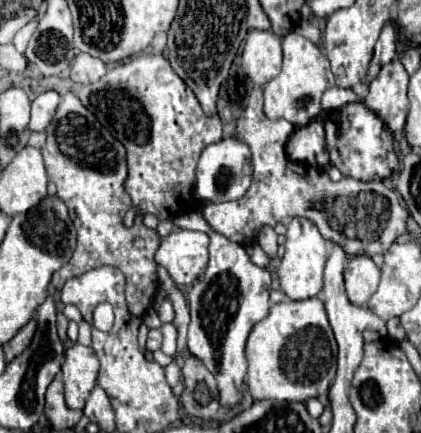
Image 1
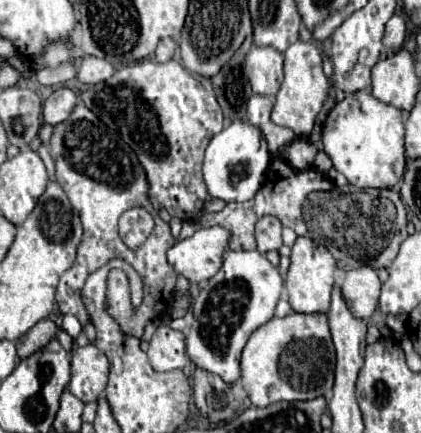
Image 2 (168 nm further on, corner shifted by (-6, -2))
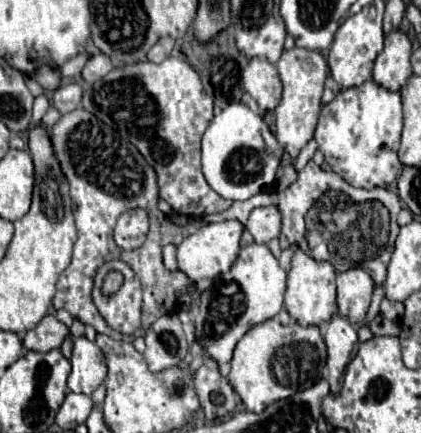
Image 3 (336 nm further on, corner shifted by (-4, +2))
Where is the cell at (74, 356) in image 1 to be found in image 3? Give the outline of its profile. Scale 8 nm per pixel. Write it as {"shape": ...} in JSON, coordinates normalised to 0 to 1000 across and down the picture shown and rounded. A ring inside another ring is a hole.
{"shape":[[[207,778],[178,783],[169,843],[173,857],[164,866],[164,898],[173,908],[216,912],[254,866],[254,838],[245,811],[230,801],[230,792],[211,788]]]}

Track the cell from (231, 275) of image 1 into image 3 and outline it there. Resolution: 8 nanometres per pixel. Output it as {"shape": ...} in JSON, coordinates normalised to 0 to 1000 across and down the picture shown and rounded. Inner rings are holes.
{"shape":[[[596,561],[572,575],[563,607],[539,635],[525,635],[506,672],[477,677],[473,727],[463,737],[468,788],[520,838],[544,838],[558,792],[606,751],[648,737],[672,709],[682,630],[663,617],[634,566]]]}

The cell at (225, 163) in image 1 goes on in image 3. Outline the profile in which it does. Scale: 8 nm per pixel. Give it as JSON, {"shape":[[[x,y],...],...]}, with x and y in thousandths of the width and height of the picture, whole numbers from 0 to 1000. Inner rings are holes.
{"shape":[[[544,238],[530,261],[515,261],[477,326],[482,404],[506,441],[549,464],[591,460],[648,427],[667,358],[672,349],[625,270],[596,256],[582,238]]]}

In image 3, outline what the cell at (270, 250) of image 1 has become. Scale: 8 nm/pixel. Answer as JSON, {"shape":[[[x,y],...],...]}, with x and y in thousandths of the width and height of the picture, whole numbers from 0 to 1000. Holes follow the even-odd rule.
{"shape":[[[648,473],[601,483],[582,524],[610,561],[639,561],[667,533],[667,492]]]}

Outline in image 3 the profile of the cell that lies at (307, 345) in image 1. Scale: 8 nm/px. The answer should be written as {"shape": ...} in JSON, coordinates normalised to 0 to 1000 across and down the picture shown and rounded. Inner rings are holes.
{"shape":[[[658,737],[601,751],[577,783],[558,797],[544,889],[582,931],[587,949],[620,954],[629,940],[663,921],[720,903],[767,871],[767,848],[777,829],[777,801],[758,769],[758,755],[720,755],[701,741],[667,751]]]}

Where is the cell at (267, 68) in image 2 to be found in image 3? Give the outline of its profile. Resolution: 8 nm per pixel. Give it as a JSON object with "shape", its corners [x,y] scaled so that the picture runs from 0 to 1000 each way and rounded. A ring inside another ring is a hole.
{"shape":[[[596,136],[577,159],[577,196],[610,233],[620,261],[653,256],[667,233],[667,182],[653,150],[644,150],[634,136]]]}

